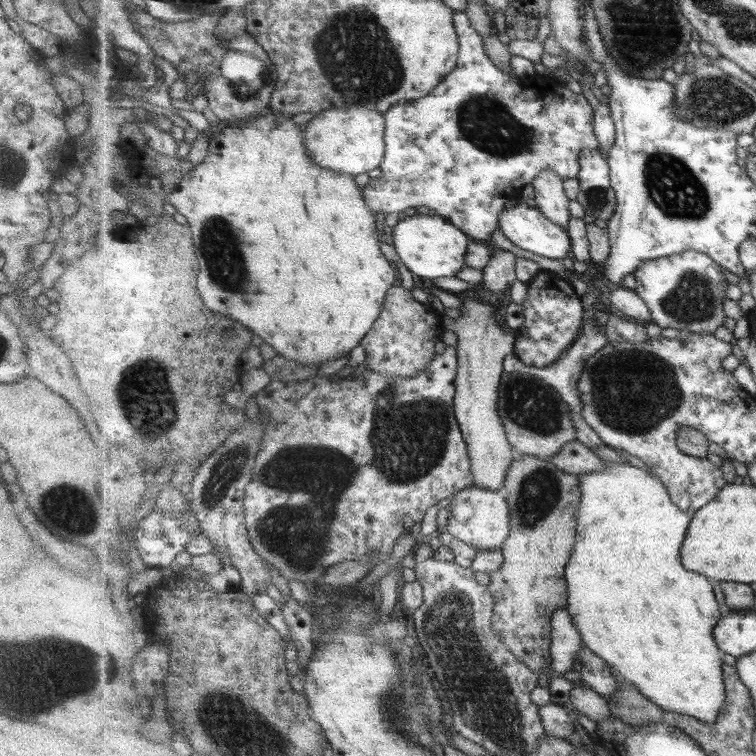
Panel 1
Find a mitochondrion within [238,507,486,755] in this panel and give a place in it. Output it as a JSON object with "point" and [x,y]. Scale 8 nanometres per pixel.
{"point":[414,719]}

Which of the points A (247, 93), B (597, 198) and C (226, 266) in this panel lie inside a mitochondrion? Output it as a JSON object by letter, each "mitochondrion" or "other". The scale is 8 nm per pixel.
{"A":"mitochondrion","B":"mitochondrion","C":"mitochondrion"}

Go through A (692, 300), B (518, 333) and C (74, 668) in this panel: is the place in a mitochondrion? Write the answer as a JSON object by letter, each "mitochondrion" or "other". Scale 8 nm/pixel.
{"A":"mitochondrion","B":"other","C":"mitochondrion"}

